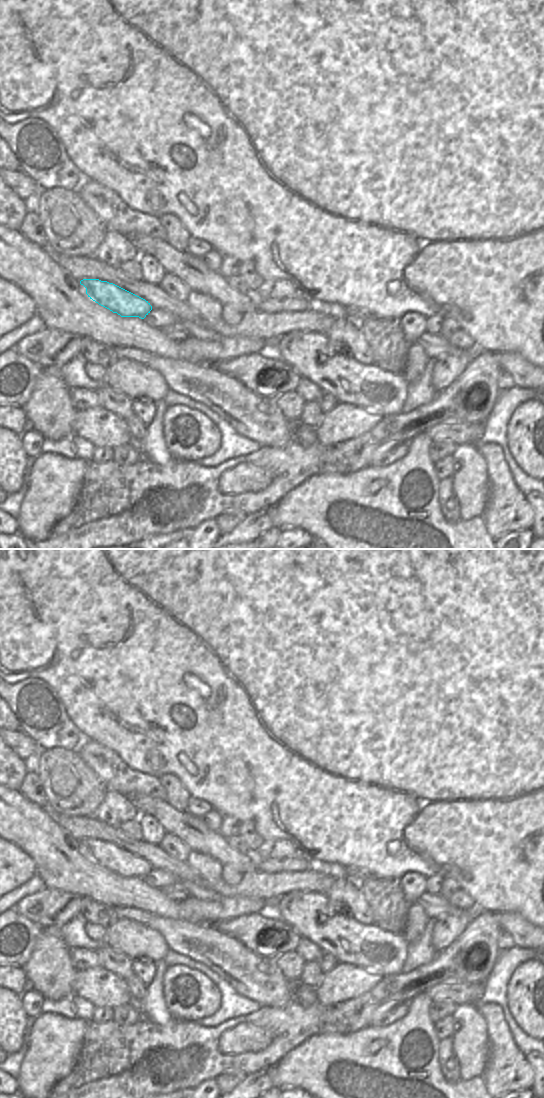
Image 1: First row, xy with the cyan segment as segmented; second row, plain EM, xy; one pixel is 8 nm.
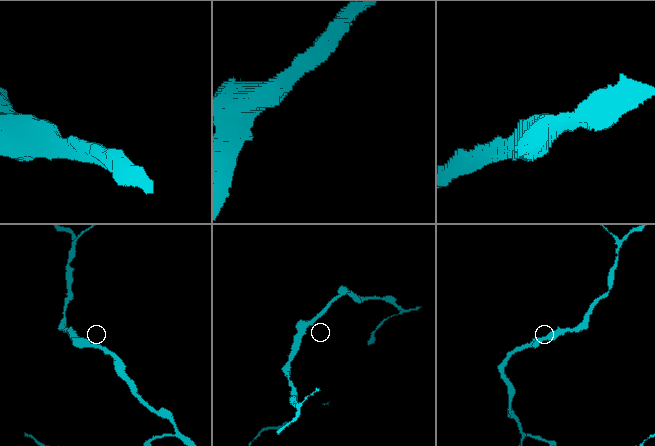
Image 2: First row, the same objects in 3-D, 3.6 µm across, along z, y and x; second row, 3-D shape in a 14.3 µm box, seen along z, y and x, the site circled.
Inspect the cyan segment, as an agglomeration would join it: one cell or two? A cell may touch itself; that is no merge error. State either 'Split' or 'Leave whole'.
Leave whole.

